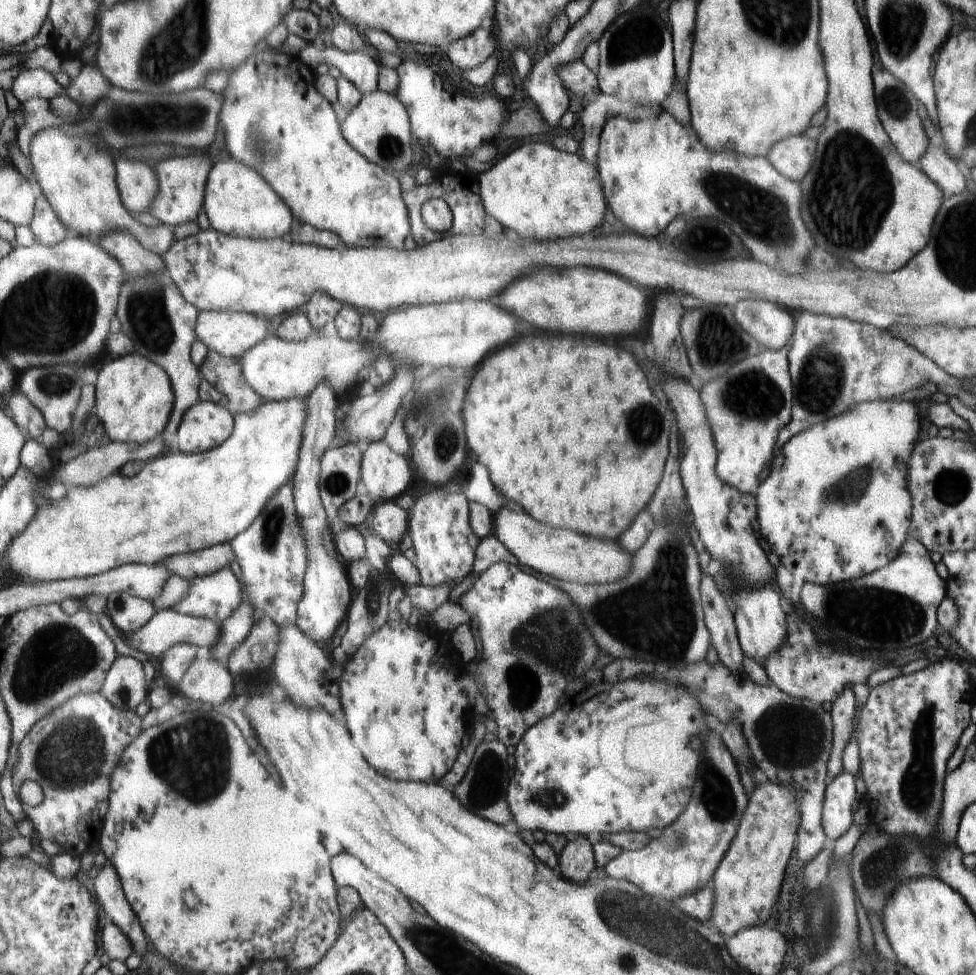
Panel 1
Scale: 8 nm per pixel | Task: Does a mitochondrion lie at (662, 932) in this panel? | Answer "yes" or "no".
yes

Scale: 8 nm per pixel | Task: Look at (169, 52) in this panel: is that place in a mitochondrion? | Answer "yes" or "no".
yes

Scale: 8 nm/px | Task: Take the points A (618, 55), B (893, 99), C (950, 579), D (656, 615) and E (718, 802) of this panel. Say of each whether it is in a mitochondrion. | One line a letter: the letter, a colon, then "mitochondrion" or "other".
A: mitochondrion
B: mitochondrion
C: other
D: mitochondrion
E: mitochondrion

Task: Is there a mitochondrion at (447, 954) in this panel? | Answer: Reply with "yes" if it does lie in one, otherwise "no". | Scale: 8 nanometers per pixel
yes

